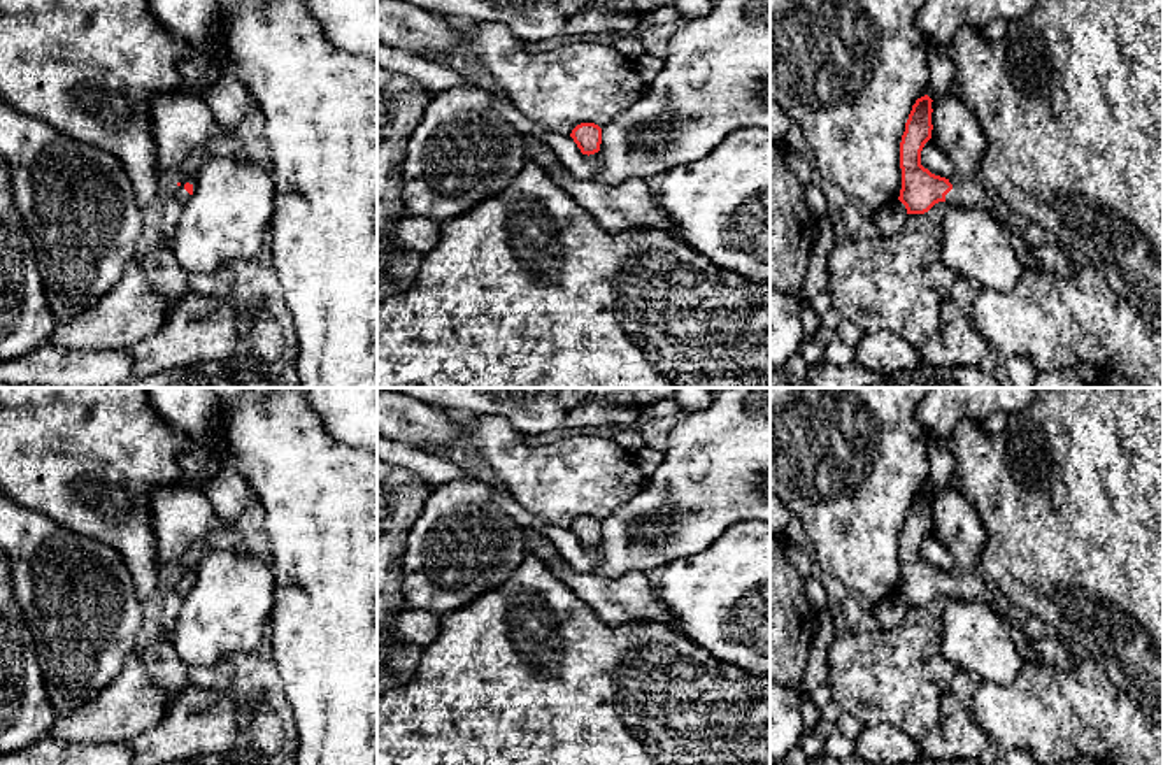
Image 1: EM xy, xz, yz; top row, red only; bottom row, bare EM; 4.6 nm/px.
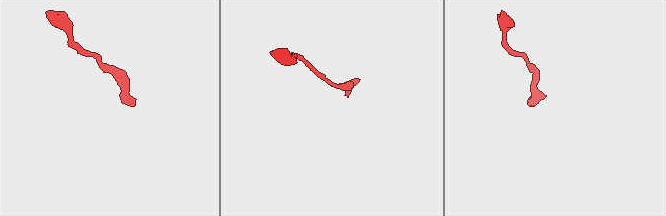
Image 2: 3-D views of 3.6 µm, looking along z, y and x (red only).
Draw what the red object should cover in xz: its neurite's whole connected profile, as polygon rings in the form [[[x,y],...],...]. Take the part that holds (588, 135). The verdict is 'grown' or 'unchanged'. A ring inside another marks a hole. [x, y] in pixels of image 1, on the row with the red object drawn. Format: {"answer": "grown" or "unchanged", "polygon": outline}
{"answer": "unchanged", "polygon": [[[581,123],[577,125],[570,137],[577,144],[582,154],[595,154],[600,151],[602,144],[602,128],[595,123]]]}

